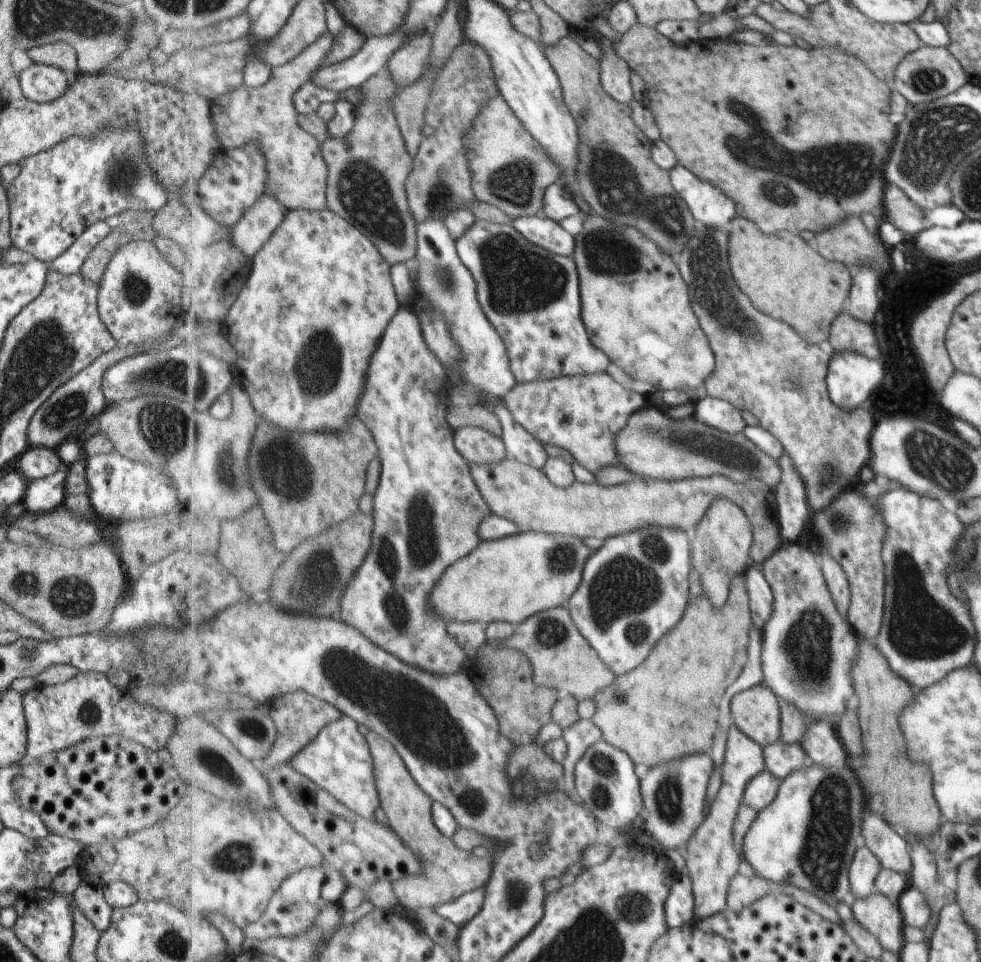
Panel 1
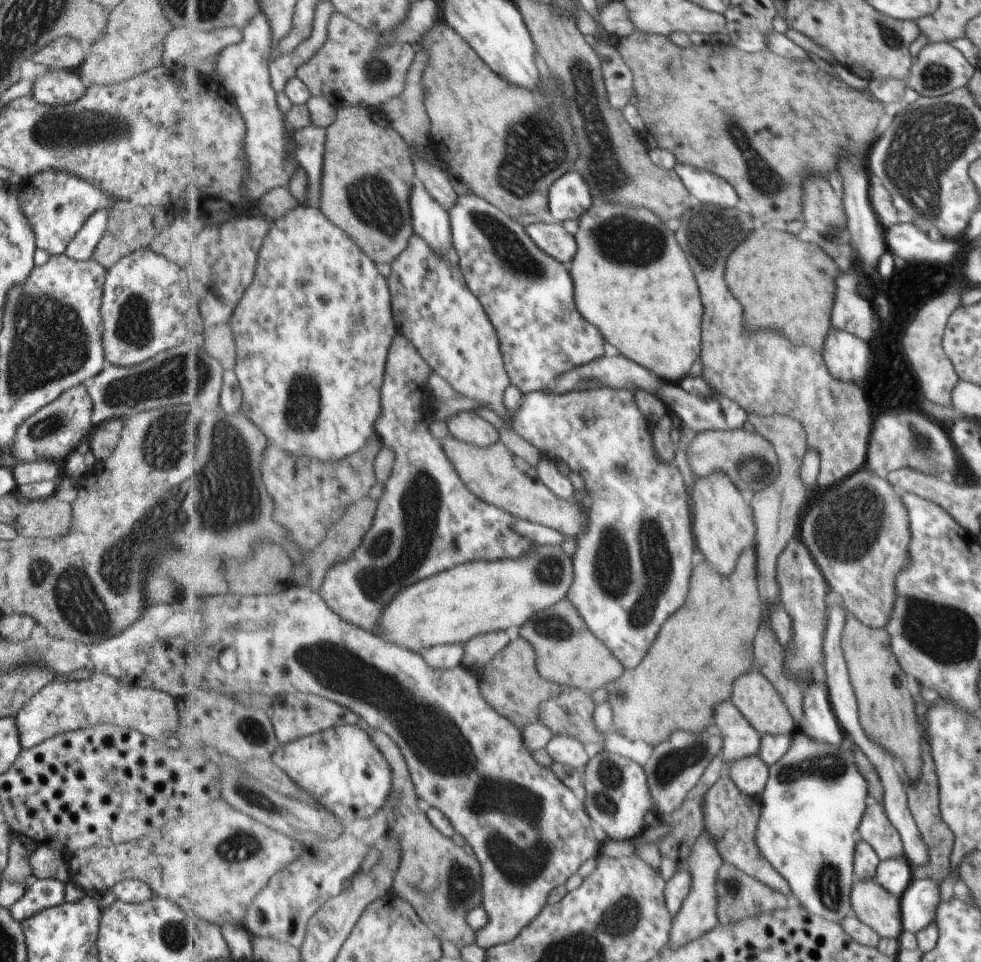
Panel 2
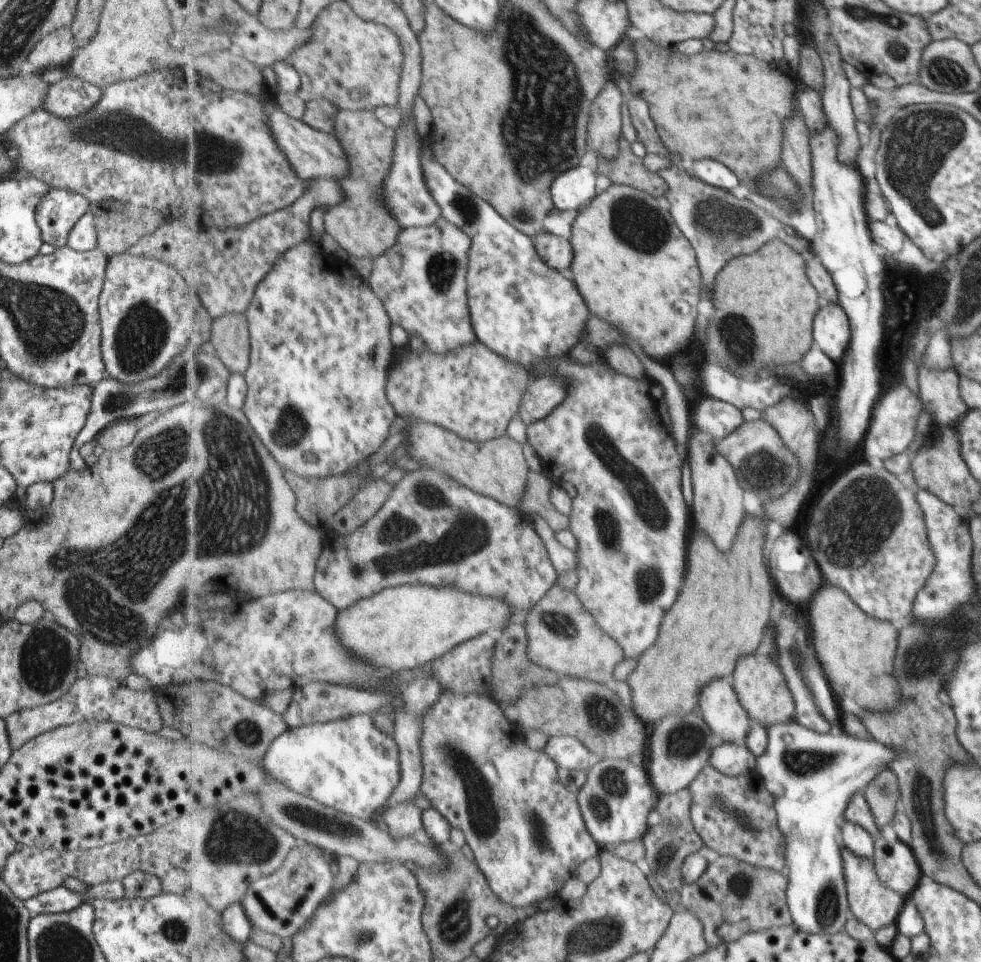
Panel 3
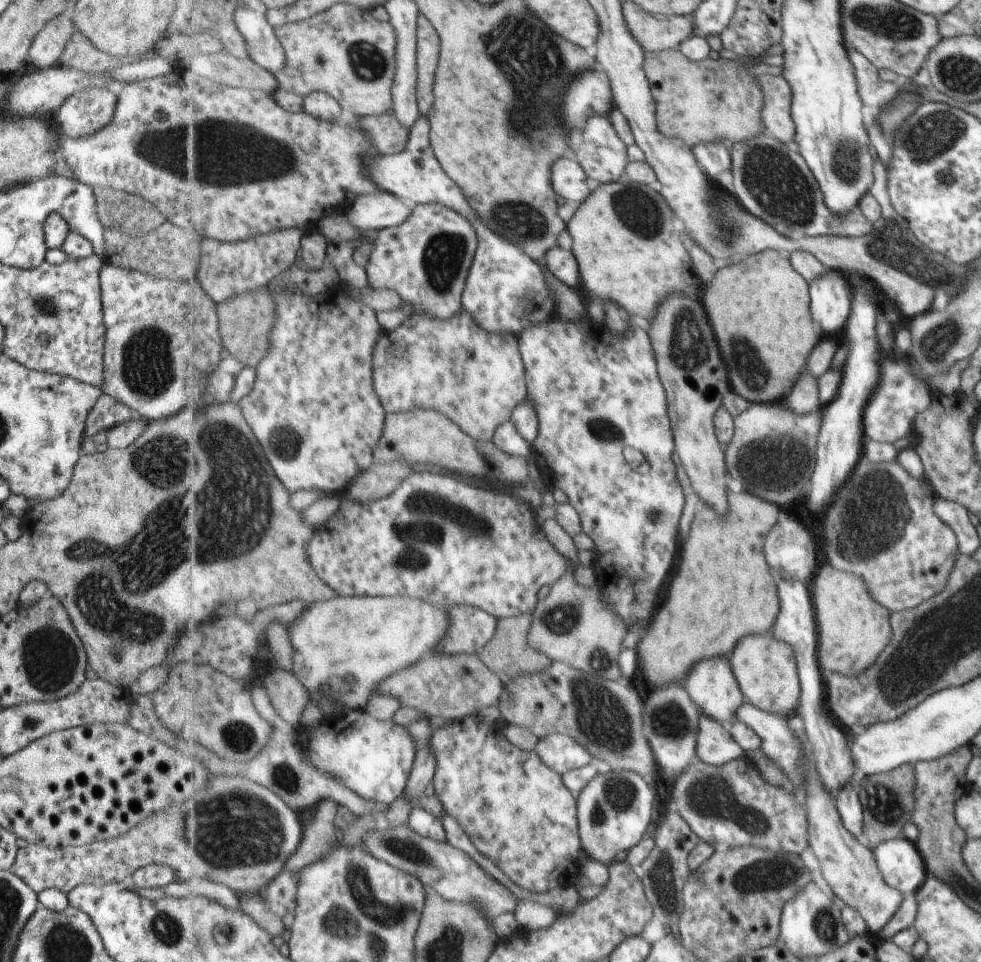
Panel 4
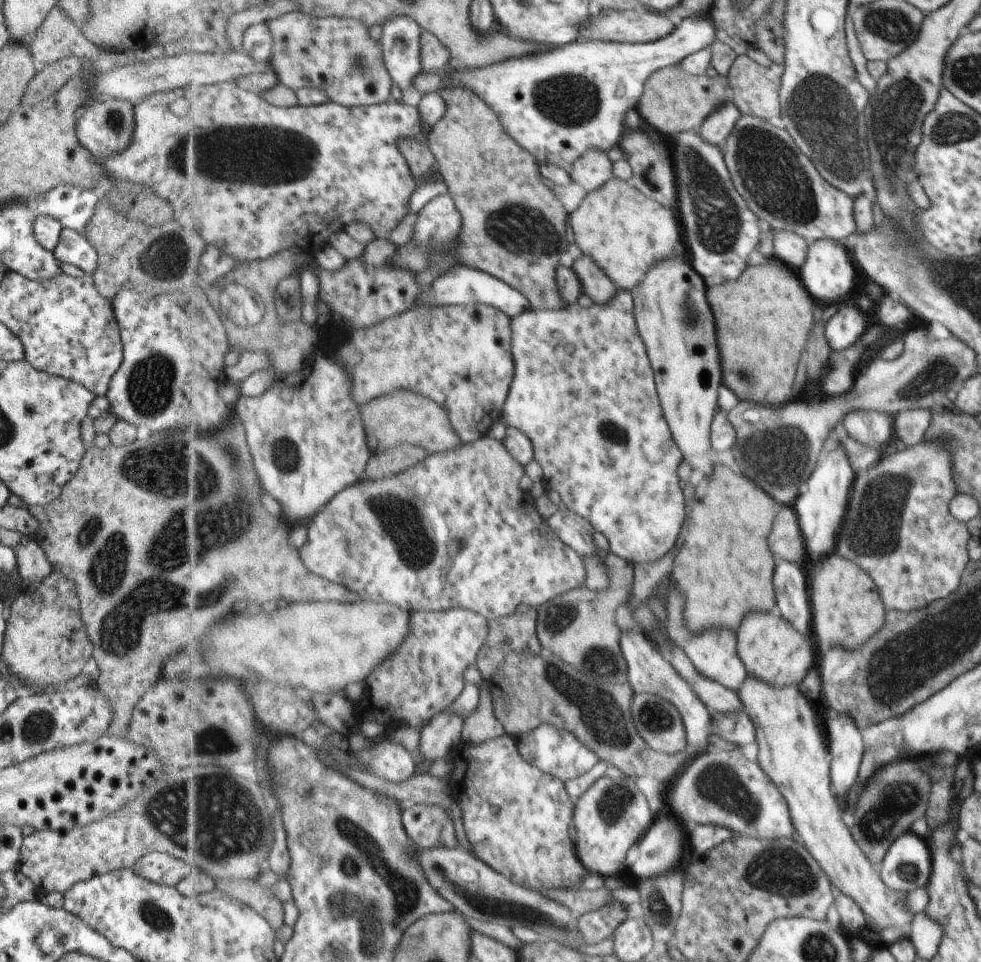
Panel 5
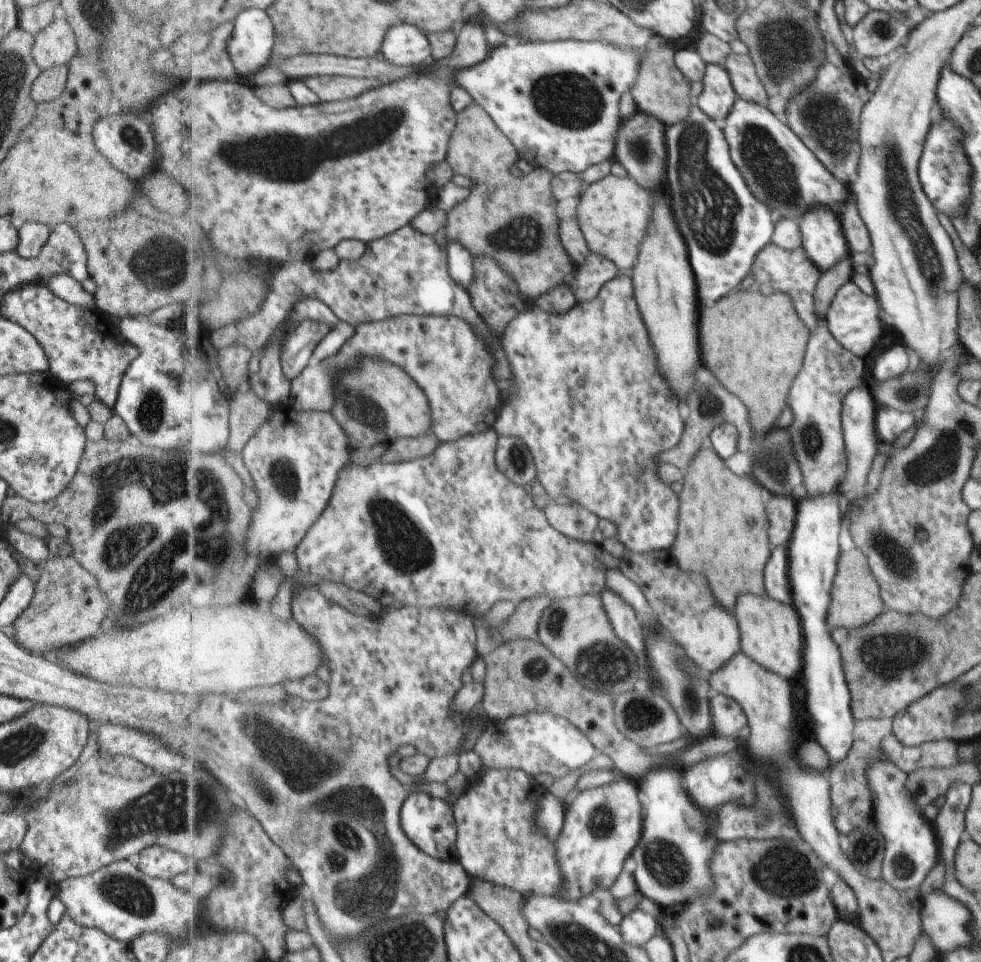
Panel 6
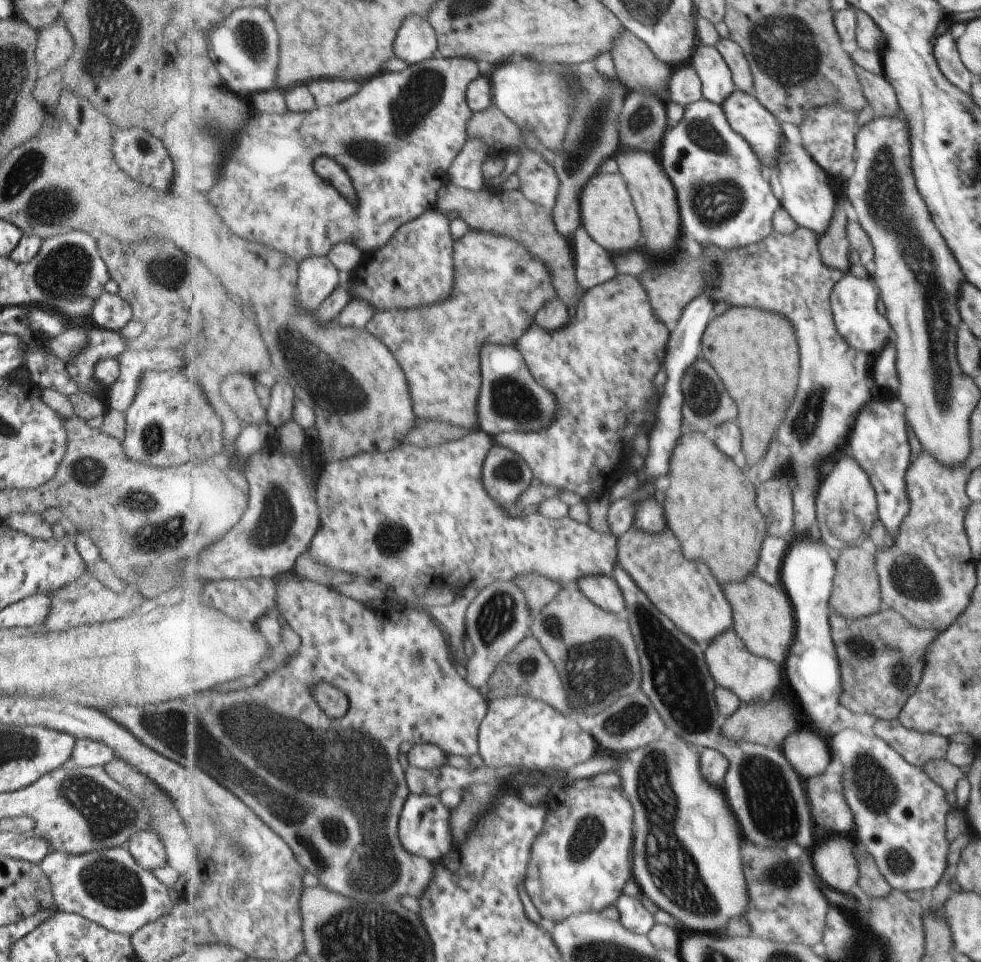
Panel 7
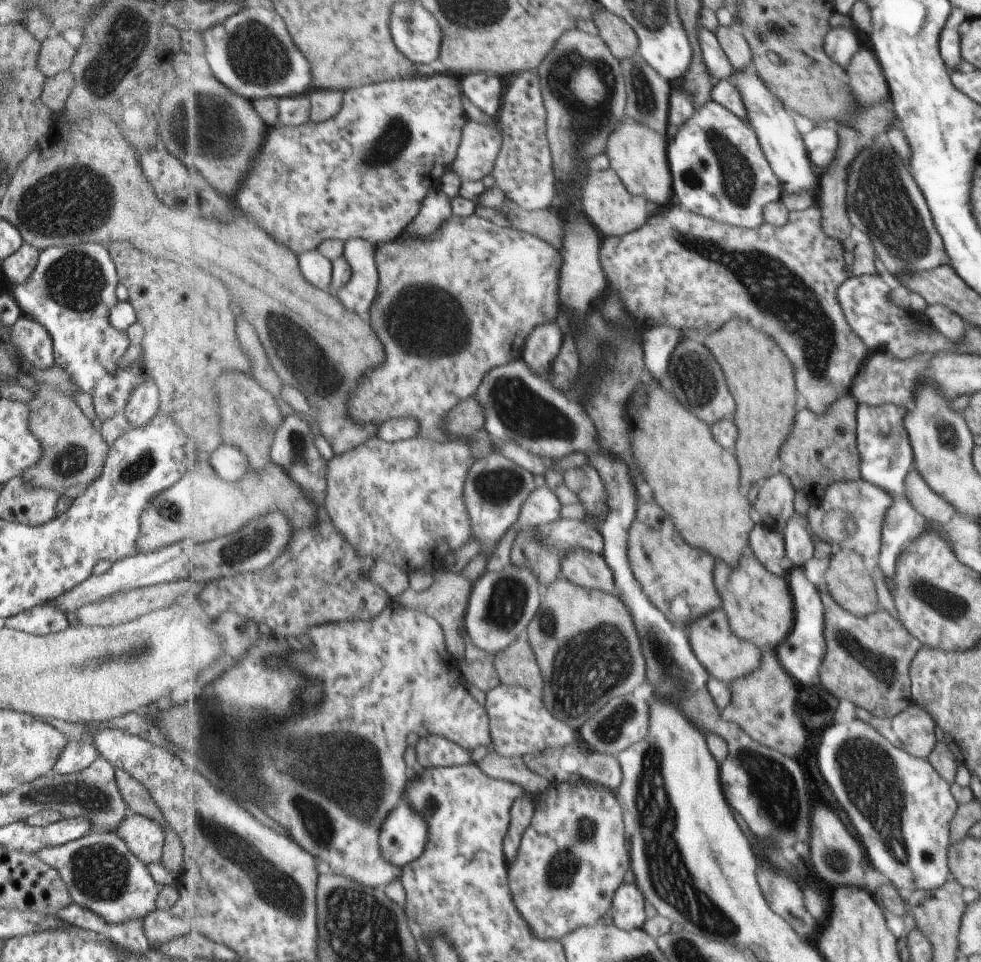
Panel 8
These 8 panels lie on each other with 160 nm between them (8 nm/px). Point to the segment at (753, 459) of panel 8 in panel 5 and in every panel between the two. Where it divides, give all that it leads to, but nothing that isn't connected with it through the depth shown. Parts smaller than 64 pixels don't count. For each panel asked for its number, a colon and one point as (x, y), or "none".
5: (753, 340)
6: (761, 373)
7: (756, 353)

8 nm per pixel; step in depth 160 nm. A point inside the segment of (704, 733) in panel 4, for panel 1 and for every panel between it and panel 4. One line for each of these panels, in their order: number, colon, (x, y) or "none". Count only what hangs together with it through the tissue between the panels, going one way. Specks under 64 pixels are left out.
1: (760, 790)
2: (751, 773)
3: (734, 760)

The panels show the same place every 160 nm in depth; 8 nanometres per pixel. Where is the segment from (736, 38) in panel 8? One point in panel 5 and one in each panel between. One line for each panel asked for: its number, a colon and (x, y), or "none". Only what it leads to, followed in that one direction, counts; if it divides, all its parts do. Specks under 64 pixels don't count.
5: (755, 89)
6: (742, 69)
7: (743, 75)

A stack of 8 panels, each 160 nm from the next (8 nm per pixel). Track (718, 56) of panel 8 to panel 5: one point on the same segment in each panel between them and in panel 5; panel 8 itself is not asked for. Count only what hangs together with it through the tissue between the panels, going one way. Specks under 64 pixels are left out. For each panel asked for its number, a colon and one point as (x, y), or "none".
5: (717, 126)
6: (718, 96)
7: (717, 78)

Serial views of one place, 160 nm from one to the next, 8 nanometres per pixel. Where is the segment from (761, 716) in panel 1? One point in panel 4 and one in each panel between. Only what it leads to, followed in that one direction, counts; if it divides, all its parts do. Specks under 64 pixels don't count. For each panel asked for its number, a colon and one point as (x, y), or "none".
2: (755, 695)
3: (762, 688)
4: (766, 667)

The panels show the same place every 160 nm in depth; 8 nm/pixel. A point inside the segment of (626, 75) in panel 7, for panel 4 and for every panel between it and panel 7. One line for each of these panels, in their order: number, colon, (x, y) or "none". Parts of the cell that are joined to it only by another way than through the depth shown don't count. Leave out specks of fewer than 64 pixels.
4: (713, 100)
5: (675, 100)
6: (661, 89)

